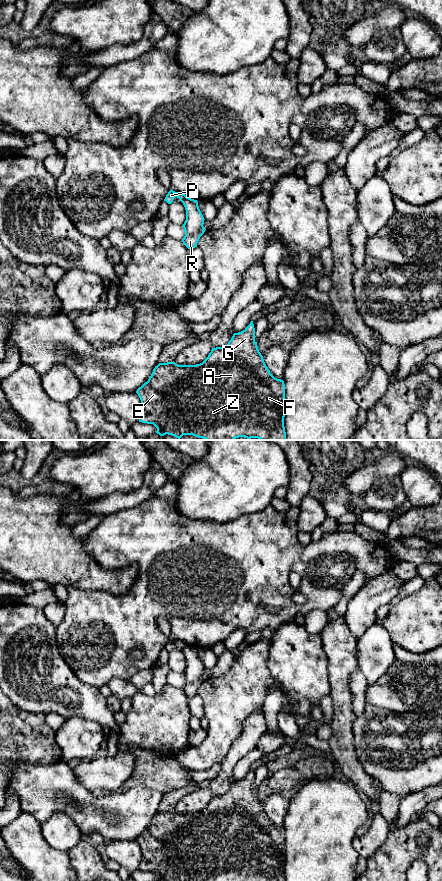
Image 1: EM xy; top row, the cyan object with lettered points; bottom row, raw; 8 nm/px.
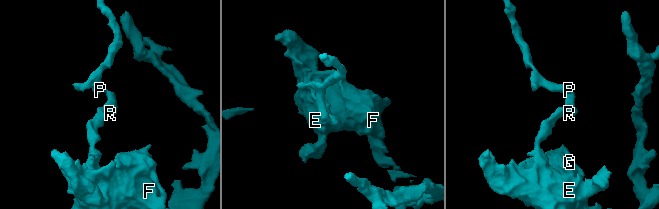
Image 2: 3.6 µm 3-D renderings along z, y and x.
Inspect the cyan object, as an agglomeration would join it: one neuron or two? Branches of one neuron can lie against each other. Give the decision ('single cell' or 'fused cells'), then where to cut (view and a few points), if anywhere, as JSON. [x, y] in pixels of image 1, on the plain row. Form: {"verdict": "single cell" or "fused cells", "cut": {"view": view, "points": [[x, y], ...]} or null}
{"verdict": "fused cells", "cut": {"view": "xy", "points": [[187, 645], [182, 650]]}}

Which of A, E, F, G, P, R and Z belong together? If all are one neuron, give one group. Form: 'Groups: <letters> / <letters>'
Groups: A E F G R Z / P

